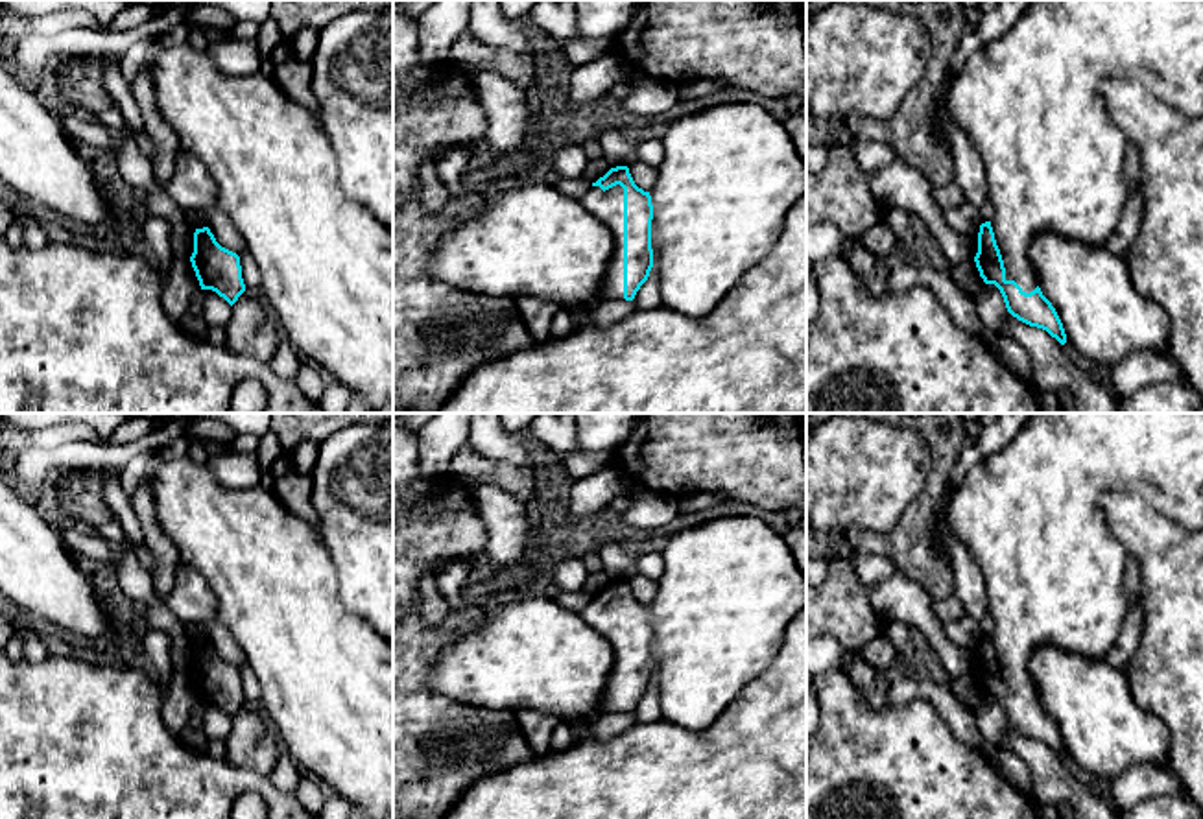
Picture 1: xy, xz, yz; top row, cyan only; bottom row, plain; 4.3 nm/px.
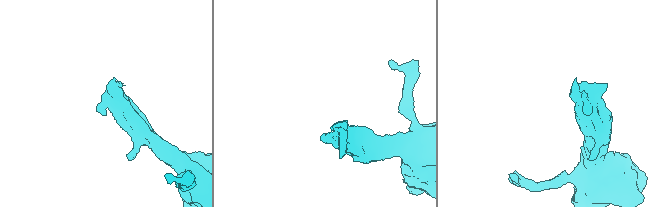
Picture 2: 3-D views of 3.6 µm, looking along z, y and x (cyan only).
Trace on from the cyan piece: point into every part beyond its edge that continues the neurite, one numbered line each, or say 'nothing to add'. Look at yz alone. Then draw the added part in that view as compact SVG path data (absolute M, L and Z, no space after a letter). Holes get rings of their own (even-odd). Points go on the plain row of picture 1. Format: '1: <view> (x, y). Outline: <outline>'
1: yz (1028, 515). Outline: M1033 413L1011 445L987 456L969 470L947 505L948 529L965 544L987 588L987 609L995 620L991 640L1004 673L1006 694L1015 694L1026 706L1039 699L1037 686L1030 675L1030 660L1041 646L1054 644L1076 655L1103 659L1124 625L1127 612L1124 592L1127 552L1111 531L1098 504L1100 494L1105 491L1133 491L1175 522L1190 529L1203 529L1203 413Z

